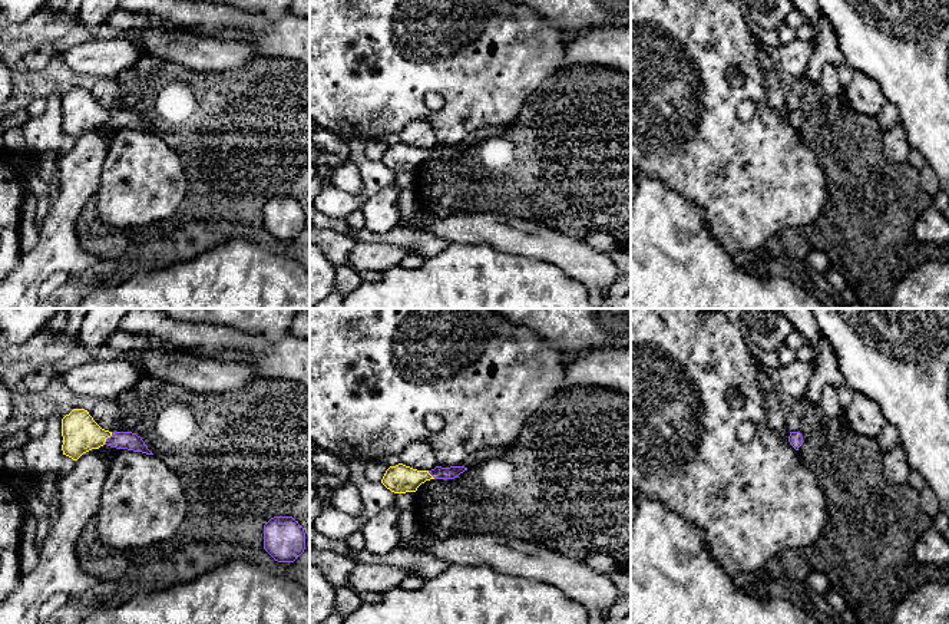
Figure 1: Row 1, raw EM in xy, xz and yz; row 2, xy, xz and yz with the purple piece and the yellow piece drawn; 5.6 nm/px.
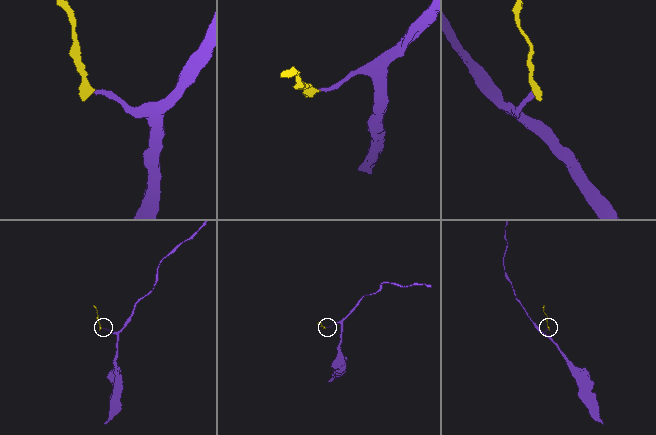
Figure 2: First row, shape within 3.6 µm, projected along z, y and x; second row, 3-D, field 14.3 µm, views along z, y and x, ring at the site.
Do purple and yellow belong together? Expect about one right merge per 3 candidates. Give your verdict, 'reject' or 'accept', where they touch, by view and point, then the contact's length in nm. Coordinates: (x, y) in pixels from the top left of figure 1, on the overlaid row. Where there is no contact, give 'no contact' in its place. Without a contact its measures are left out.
accept | xy (108, 438) | 90 nm

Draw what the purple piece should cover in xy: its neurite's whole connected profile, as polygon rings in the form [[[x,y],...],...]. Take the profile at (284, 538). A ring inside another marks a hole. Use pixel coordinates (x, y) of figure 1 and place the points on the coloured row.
[[[274,516],[264,525],[264,549],[278,562],[294,562],[305,549],[304,528],[292,516]]]

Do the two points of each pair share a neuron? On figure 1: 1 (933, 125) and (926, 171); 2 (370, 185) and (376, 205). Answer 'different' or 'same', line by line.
1: different
2: different

